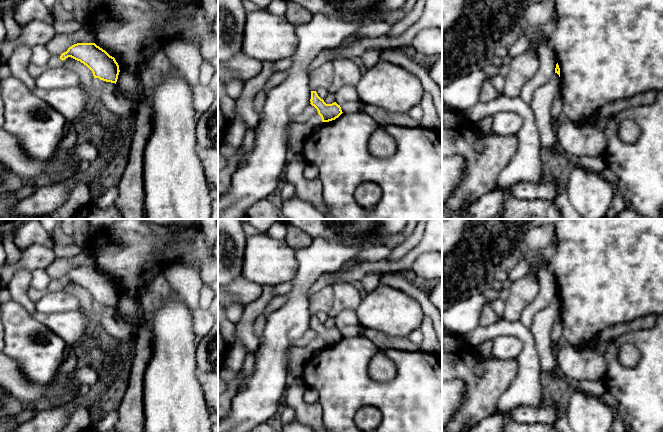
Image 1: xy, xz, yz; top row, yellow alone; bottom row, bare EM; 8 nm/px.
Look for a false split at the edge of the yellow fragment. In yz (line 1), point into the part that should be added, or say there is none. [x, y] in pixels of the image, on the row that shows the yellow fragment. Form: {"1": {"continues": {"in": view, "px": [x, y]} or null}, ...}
{"1": {"continues": null}}

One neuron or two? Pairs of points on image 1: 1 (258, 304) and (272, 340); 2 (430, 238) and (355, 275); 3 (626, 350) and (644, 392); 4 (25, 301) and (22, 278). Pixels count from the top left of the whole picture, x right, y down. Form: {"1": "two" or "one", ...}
{"1": "two", "2": "one", "3": "two", "4": "one"}

